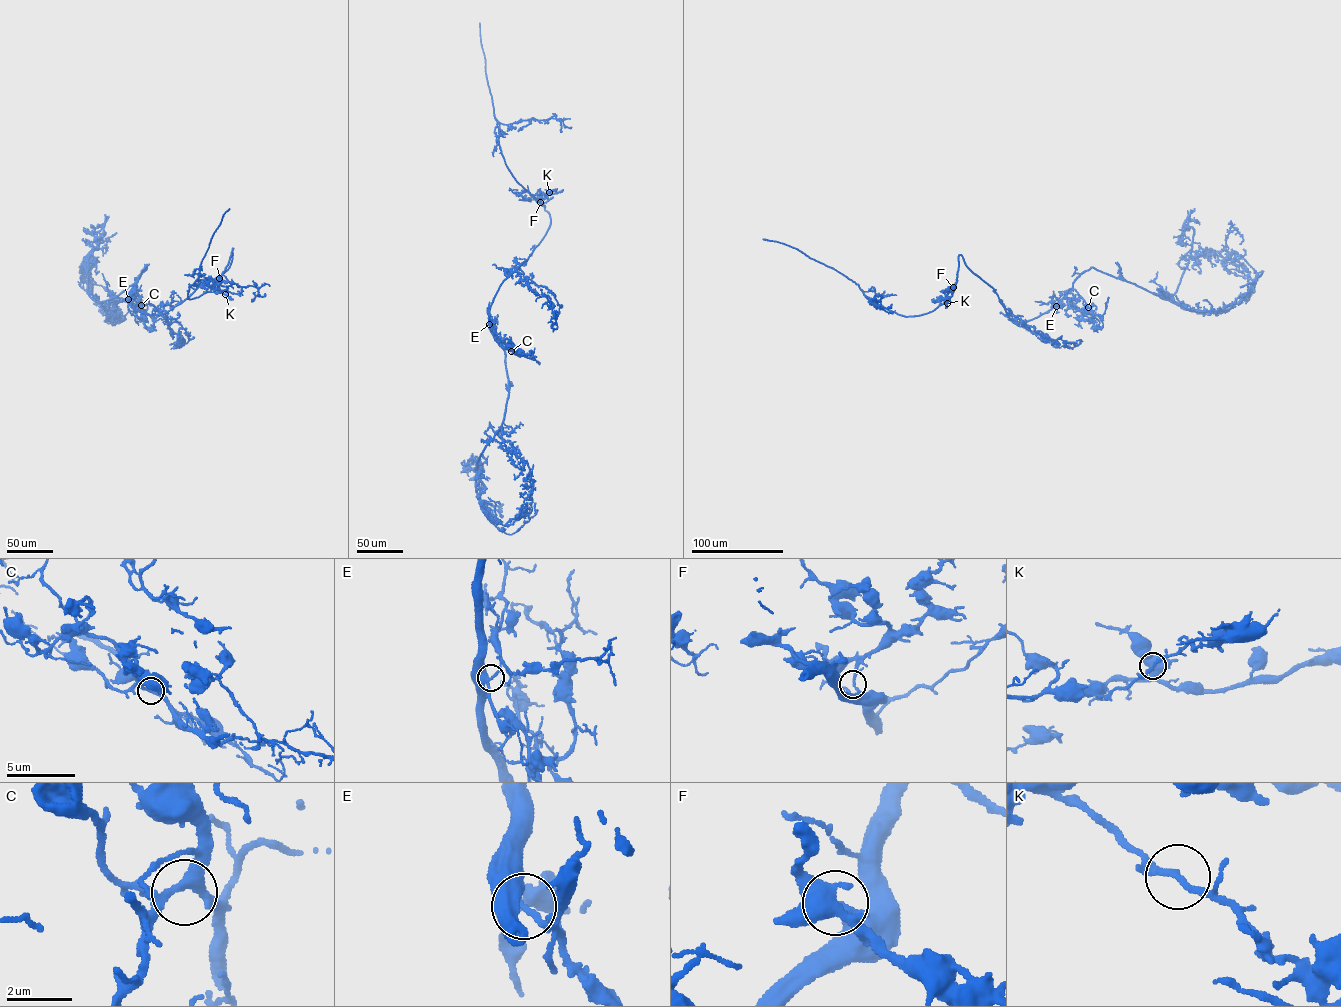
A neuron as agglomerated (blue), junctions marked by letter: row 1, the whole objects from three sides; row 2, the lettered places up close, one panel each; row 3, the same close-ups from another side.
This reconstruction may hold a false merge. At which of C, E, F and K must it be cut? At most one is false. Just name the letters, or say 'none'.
none

